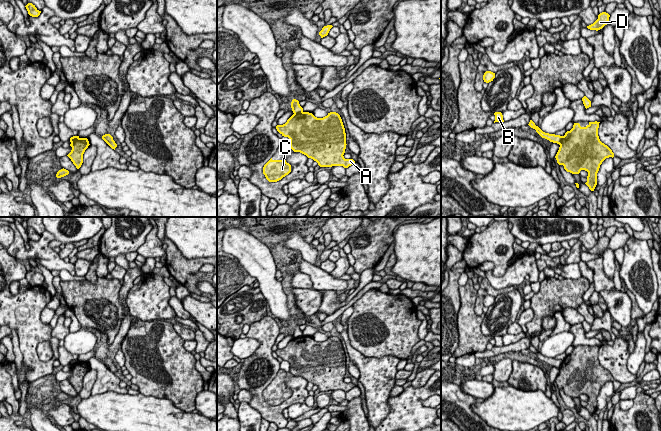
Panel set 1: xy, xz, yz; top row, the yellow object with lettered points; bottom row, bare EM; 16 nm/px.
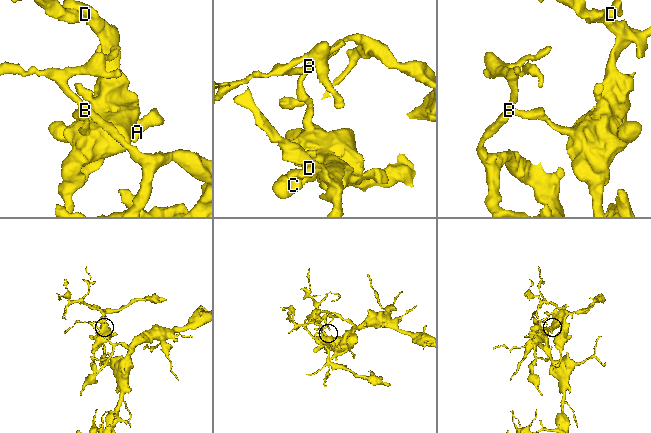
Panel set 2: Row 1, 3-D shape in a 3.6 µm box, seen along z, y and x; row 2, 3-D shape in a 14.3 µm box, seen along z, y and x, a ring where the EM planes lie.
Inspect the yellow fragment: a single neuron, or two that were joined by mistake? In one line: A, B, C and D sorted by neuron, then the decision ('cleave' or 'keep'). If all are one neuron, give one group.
groups A C D / B; cleave

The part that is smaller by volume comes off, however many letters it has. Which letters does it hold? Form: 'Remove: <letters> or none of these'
Remove: A, C, D

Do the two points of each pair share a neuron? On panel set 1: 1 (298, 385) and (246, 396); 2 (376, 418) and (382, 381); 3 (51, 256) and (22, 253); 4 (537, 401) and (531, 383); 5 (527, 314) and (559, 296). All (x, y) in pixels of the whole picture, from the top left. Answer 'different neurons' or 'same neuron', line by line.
1: different neurons
2: same neuron
3: same neuron
4: different neurons
5: different neurons

